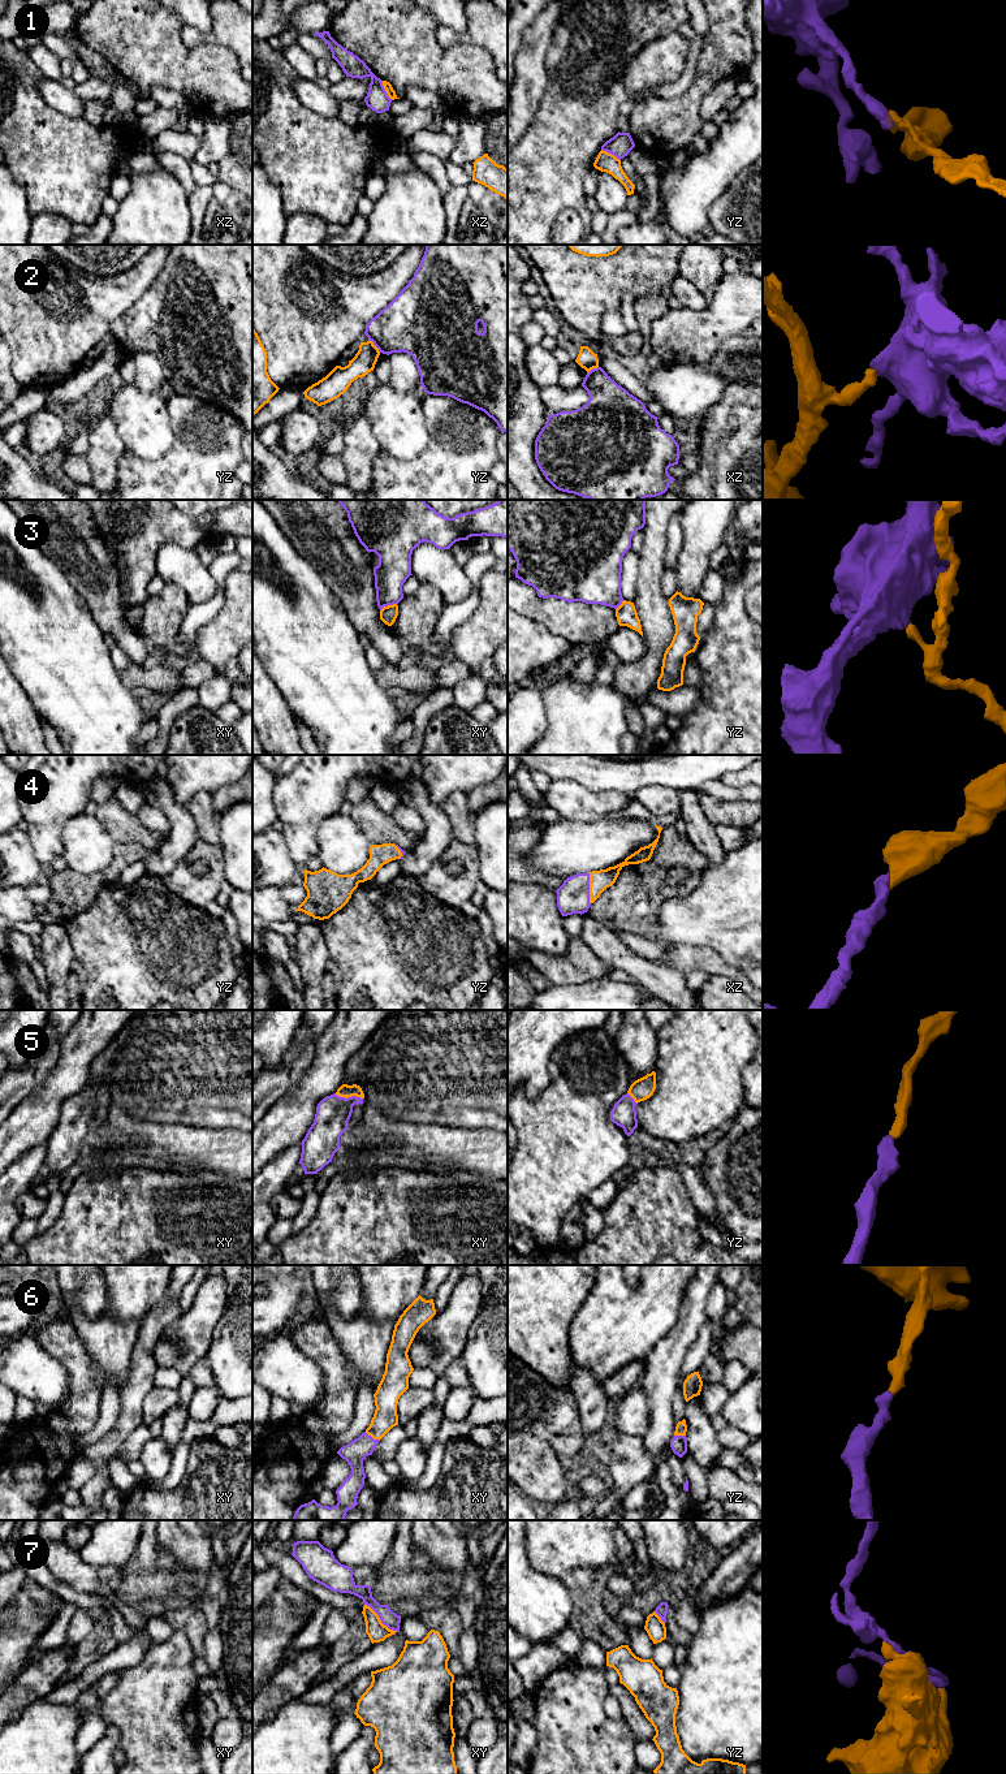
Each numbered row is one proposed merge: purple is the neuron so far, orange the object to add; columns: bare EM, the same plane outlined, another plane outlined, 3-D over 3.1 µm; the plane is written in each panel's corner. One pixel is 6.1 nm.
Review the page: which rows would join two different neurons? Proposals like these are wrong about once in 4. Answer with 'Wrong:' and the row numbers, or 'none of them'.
Wrong: 1, 2, 3, 7

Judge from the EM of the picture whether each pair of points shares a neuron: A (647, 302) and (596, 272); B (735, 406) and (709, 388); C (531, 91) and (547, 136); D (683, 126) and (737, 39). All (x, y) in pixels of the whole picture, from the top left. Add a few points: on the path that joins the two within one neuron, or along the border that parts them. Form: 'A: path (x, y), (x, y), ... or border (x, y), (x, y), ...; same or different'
A: border (659, 293), (637, 298); different
B: border (729, 383), (722, 397), (702, 415); different
C: border (548, 80), (548, 86), (535, 119), (523, 136); different
D: path (687, 104), (717, 61); same

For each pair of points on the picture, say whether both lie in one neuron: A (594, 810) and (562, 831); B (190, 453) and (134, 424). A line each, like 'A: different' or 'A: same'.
A: different
B: different

